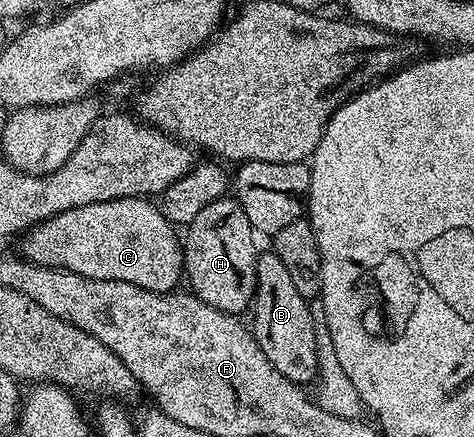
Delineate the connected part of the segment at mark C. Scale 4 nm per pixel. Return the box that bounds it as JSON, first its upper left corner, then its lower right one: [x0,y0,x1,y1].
[19,195,184,292]

